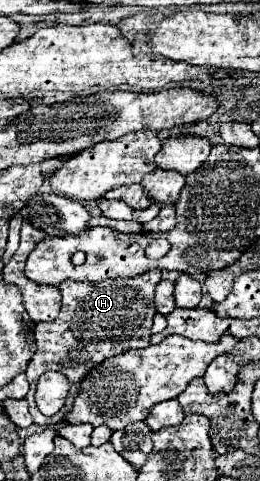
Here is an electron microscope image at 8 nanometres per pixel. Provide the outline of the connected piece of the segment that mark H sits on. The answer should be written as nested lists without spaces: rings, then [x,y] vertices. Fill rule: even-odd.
[[[149,270],[135,278],[109,278],[101,282],[75,282],[65,280],[61,282],[59,290],[63,294],[63,306],[55,322],[41,322],[35,328],[37,338],[37,354],[31,358],[27,366],[27,380],[29,380],[29,412],[39,426],[57,426],[65,418],[65,414],[73,408],[73,400],[77,396],[79,384],[85,378],[85,374],[101,364],[109,356],[123,354],[127,350],[139,350],[149,346],[151,338],[151,324],[155,316],[155,304],[153,304],[153,292],[155,286],[161,282],[161,270]],[[55,370],[69,378],[71,390],[67,398],[67,406],[61,408],[53,416],[43,416],[37,410],[35,404],[35,386],[41,374]]]

